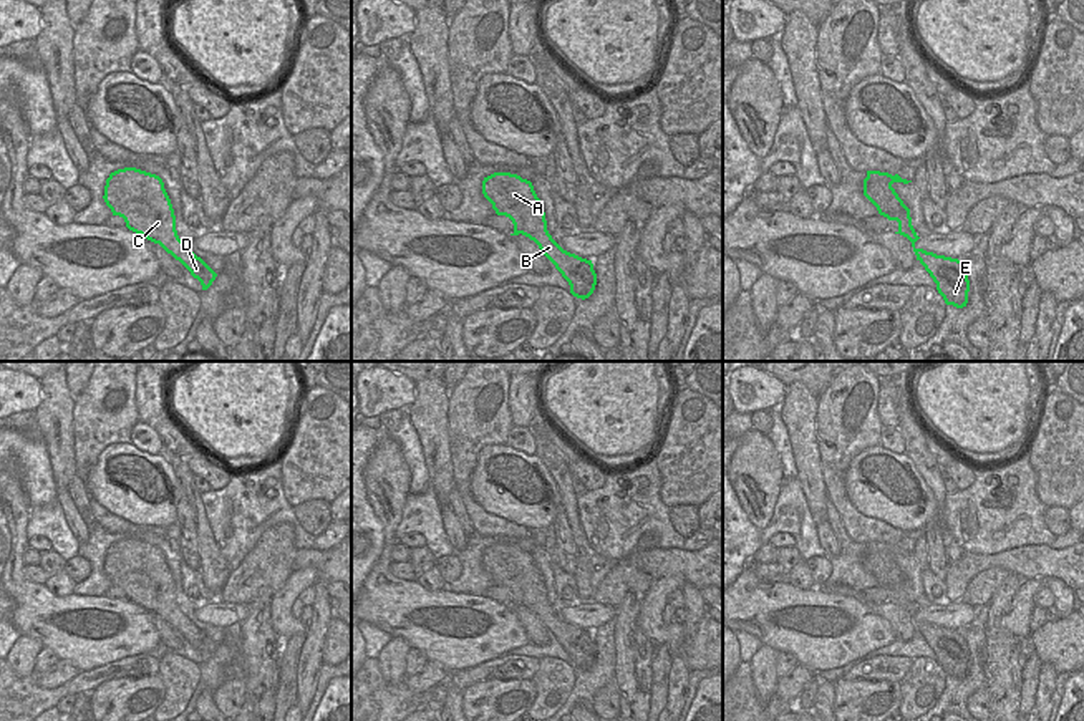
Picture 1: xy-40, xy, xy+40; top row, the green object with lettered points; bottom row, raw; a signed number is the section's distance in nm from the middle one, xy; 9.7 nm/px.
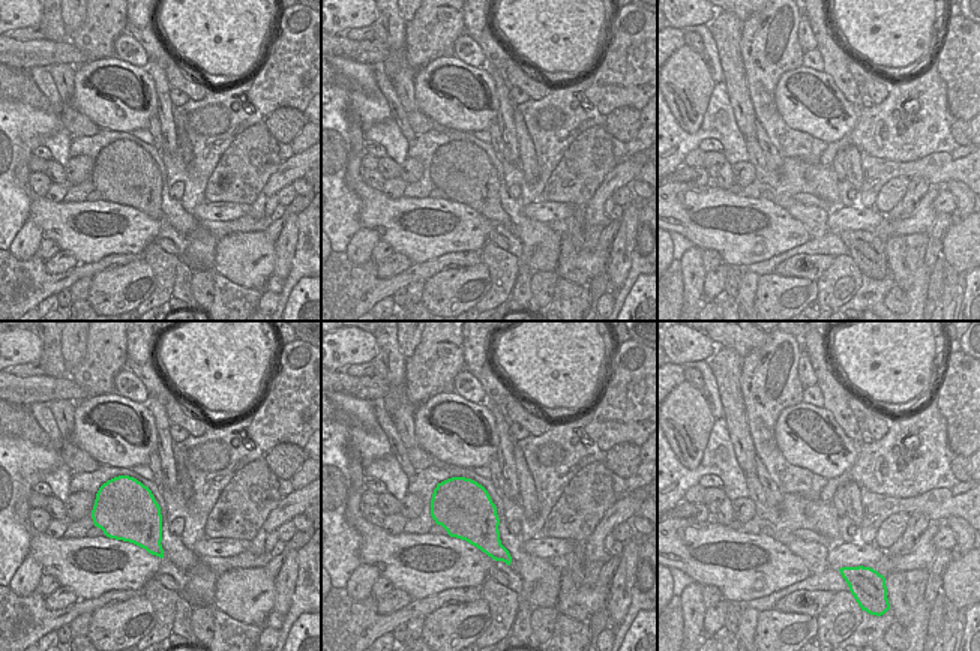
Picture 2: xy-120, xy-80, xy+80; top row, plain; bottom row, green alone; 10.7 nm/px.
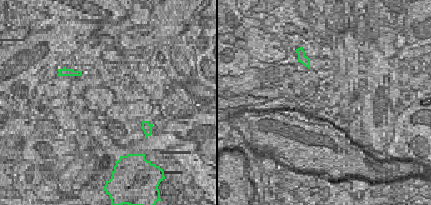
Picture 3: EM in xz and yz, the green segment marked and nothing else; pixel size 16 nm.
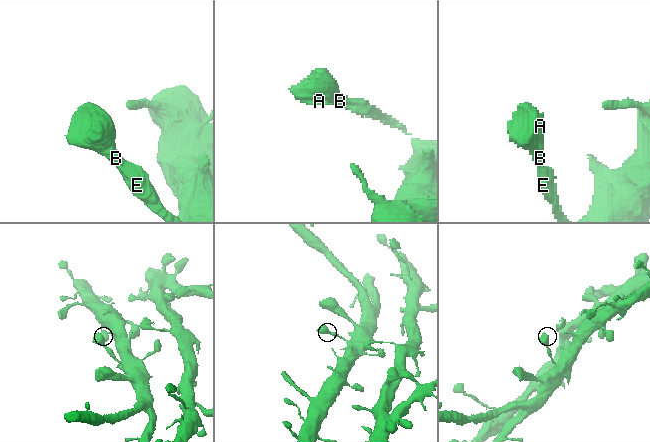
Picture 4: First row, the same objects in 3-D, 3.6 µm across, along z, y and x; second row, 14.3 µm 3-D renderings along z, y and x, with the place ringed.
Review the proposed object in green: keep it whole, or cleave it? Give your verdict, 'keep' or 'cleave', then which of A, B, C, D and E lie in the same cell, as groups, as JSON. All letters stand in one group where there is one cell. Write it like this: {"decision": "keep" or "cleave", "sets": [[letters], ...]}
{"decision": "keep", "sets": [["A", "B", "C", "D", "E"]]}

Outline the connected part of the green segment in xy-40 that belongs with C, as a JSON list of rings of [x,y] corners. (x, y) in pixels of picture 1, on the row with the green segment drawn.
[[[136,167],[118,169],[106,179],[103,199],[113,215],[124,219],[129,230],[159,244],[167,254],[179,260],[191,272],[191,275],[201,282],[202,290],[207,290],[212,285],[217,273],[177,235],[174,209],[159,176]]]

